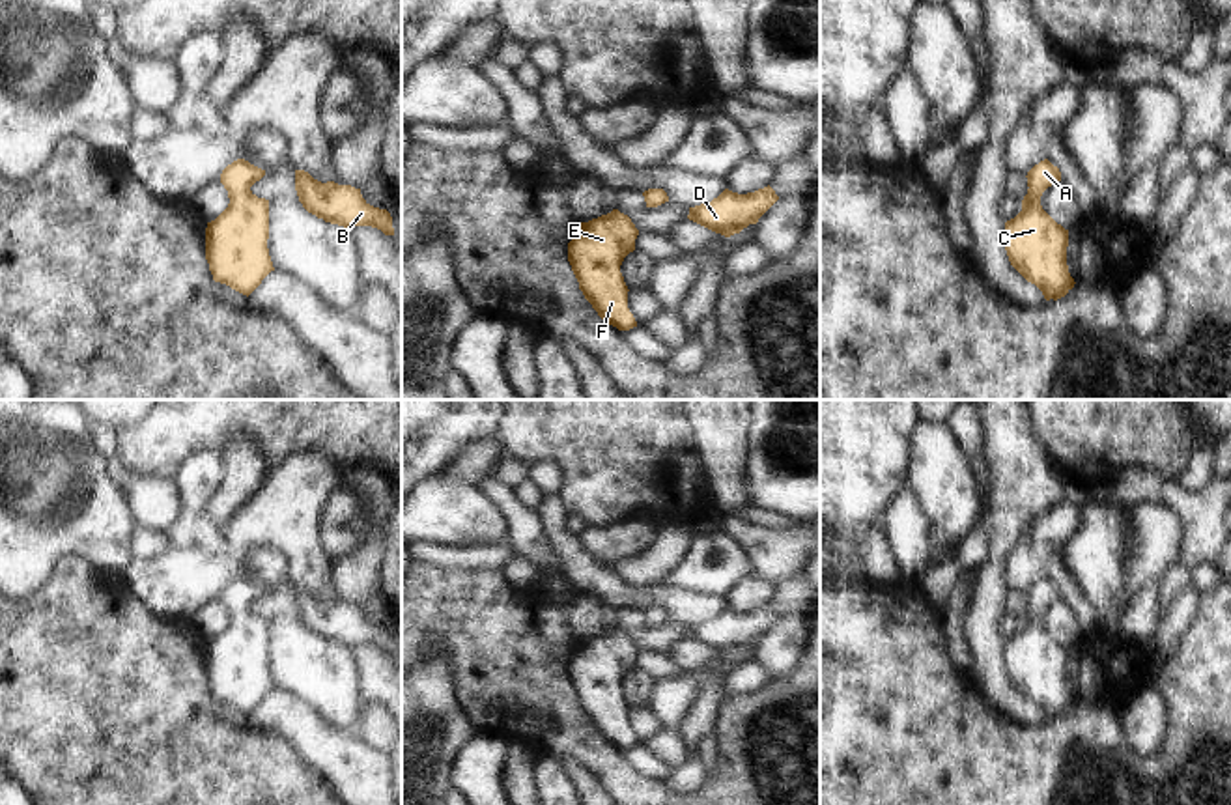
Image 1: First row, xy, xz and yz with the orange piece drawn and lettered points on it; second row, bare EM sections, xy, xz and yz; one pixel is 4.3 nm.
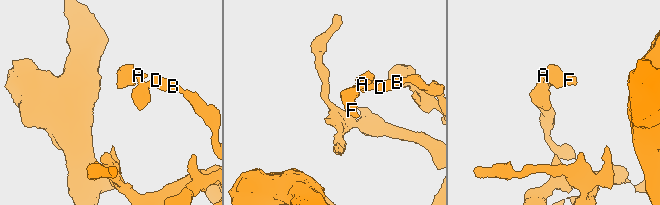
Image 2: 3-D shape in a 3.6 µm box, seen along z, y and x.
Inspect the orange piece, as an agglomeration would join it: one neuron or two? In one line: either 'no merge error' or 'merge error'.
no merge error

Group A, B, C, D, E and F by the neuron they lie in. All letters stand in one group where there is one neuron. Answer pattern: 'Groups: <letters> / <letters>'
Groups: A B C D E F.

